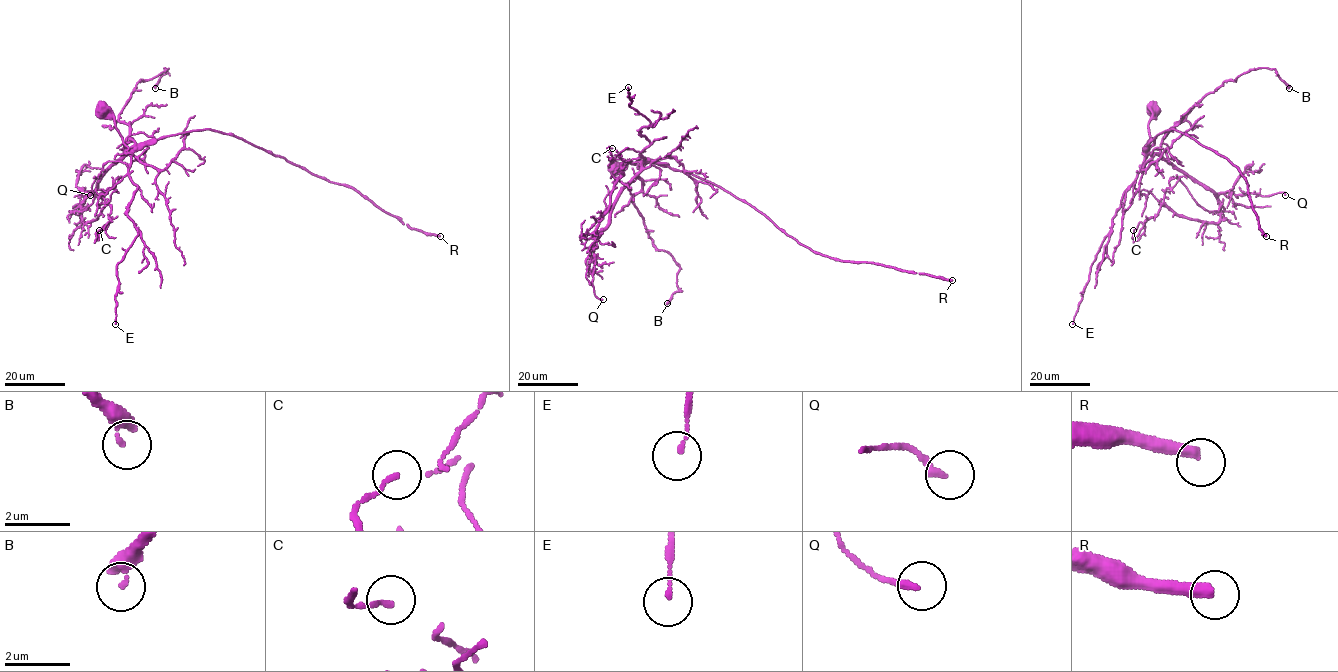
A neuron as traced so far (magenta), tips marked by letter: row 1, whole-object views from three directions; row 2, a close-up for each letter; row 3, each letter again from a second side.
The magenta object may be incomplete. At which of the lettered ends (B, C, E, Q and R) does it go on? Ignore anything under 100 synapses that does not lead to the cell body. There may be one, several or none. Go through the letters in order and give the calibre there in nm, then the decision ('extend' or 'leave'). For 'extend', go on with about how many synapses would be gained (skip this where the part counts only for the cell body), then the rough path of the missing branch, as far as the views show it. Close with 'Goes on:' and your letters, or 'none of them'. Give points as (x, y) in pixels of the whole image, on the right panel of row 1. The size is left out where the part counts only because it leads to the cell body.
B: 190 nm thick; leave
C: 150 nm thick; leave
E: 120 nm thick; leave
Q: 220 nm thick; leave
R: 380 nm thick; extend; about 120 synapses; missing branch runs (1266, 236), (1260, 225), (1254, 229), (1242, 270), (1238, 385)
Goes on: R

